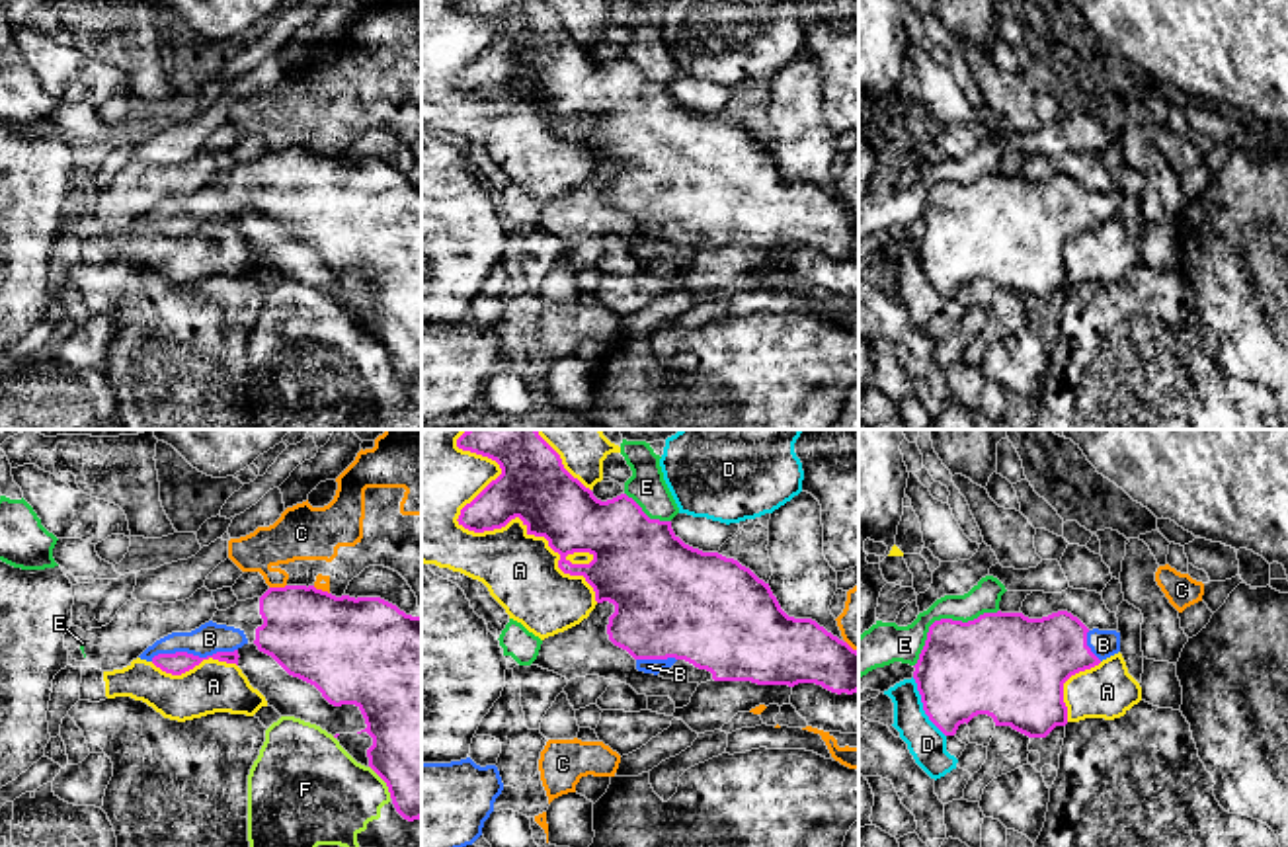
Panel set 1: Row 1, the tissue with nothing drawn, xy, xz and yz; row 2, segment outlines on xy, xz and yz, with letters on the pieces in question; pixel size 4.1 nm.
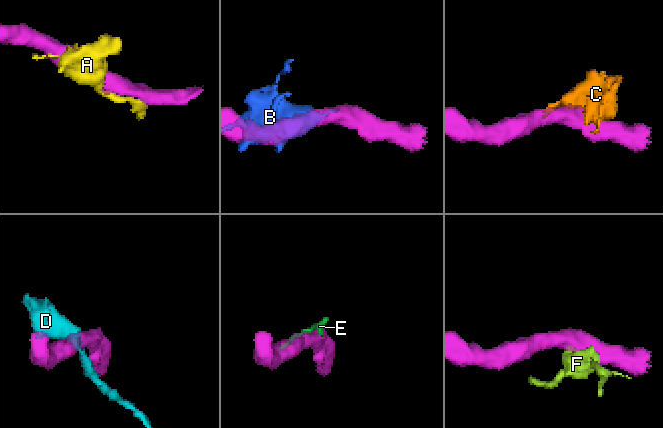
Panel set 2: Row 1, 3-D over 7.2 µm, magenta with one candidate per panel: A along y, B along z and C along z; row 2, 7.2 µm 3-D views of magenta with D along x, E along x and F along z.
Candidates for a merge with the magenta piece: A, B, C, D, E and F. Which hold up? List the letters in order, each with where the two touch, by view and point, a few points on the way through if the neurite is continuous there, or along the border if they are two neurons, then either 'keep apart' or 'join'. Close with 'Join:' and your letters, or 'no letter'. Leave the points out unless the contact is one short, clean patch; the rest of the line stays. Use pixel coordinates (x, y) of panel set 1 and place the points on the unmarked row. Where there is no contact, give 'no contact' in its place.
A: meets magenta in xz at (488, 92); keep apart
B: meets magenta in xy at (194, 219); runs through xy (180, 225), (194, 219), (209, 201); join
C: meets magenta in xy at (278, 151); keep apart
D: meets magenta in yz at (924, 270); keep apart
E: meets magenta in yz at (943, 182); border along yz (998, 172), (966, 184), (937, 182), (914, 229); keep apart
F: meets magenta in xy at (383, 342); keep apart
Join: B

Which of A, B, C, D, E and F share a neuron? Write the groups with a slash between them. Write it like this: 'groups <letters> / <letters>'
groups A / B / C / D / E / F

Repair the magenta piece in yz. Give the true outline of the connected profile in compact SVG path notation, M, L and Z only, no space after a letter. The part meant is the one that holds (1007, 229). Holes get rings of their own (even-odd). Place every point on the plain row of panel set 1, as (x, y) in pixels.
M997 174L968 185L935 183L913 228L913 242L925 277L945 299L954 299L960 287L987 277L995 289L1011 289L1028 301L1046 301L1056 289L1067 287L1064 246L1118 215L1120 195L1089 193L1067 174L1042 182Z

